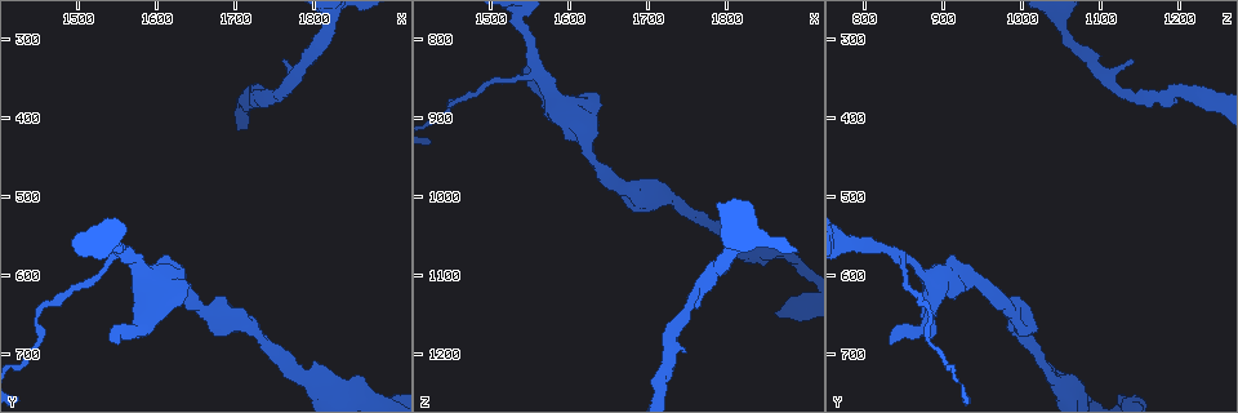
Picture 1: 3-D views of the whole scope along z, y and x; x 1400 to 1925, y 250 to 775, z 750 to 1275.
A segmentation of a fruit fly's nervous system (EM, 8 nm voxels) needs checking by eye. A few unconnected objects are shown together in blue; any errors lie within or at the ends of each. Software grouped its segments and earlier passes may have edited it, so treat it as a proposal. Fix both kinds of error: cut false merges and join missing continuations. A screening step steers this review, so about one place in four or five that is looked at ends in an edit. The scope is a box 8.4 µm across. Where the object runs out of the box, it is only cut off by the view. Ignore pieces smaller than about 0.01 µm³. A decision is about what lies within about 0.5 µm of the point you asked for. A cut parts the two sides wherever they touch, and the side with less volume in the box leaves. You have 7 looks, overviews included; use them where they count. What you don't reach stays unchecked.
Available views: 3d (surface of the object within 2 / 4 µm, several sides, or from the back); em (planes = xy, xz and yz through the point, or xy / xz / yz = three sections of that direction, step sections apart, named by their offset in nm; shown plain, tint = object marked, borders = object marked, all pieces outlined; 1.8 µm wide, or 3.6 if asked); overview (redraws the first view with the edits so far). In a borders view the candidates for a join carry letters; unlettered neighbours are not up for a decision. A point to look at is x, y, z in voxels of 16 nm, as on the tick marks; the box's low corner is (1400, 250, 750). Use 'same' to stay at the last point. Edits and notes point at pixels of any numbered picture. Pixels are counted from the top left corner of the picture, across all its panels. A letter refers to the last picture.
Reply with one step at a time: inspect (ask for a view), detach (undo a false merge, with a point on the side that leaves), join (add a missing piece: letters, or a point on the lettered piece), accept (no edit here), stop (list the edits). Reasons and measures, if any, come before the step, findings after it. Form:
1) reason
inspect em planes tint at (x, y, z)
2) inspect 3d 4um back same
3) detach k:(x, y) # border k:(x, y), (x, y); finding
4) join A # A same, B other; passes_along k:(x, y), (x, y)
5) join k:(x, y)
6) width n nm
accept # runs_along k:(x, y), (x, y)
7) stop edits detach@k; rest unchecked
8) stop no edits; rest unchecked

inspect em xz step 8 tint at (1560, 580, 850)

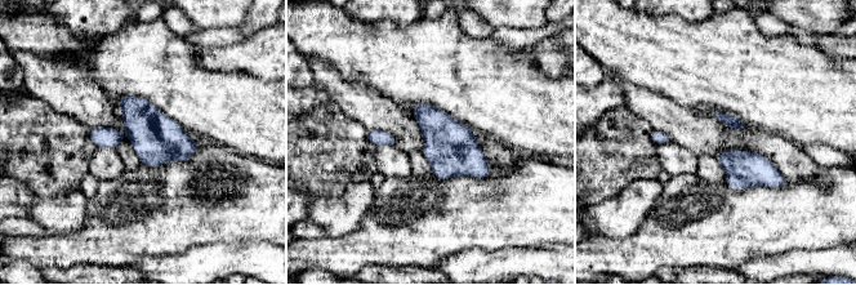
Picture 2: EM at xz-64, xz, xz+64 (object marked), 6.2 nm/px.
cut it another way
inspect em yz step 8 borders same

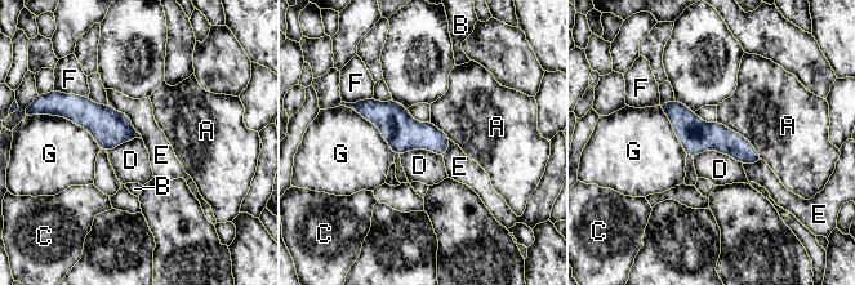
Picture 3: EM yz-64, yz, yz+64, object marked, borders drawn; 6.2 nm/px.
width 190 nm
detach 3:(124, 117) # A other, B other, C other, D other, E other, F other, G other; a second neuron is stuck on

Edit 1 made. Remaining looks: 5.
free end
inspect 3d 2um back at (1550, 685, 830)

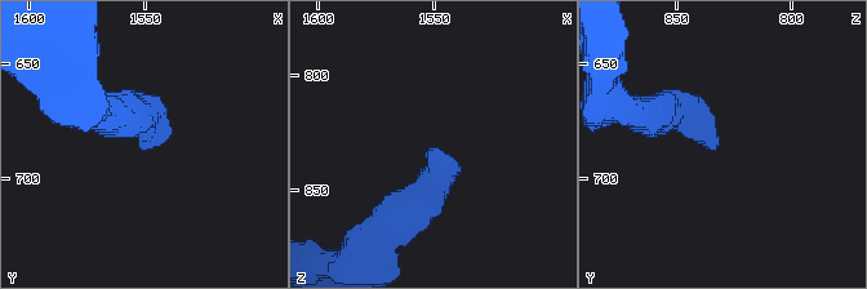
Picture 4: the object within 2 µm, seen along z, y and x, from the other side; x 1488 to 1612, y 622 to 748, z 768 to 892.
shape alone is not enough
inspect em planes borders at (1548, 686, 831)

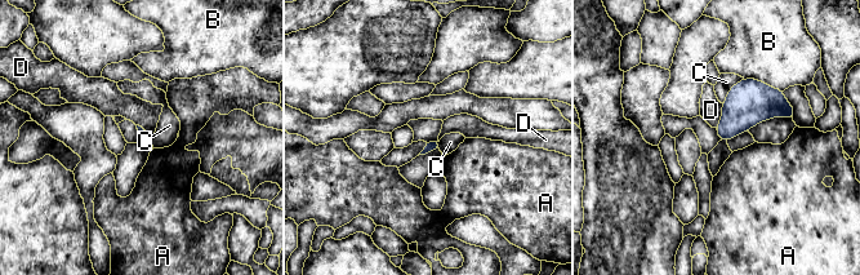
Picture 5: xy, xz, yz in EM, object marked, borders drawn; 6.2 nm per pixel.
accept # A other, B other, C other, D other; border 5:(722, 103), (722, 115), (716, 128); no lettered piece goes on from it

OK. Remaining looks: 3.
branch point
inspect 3d 4um at (1695, 655, 995)

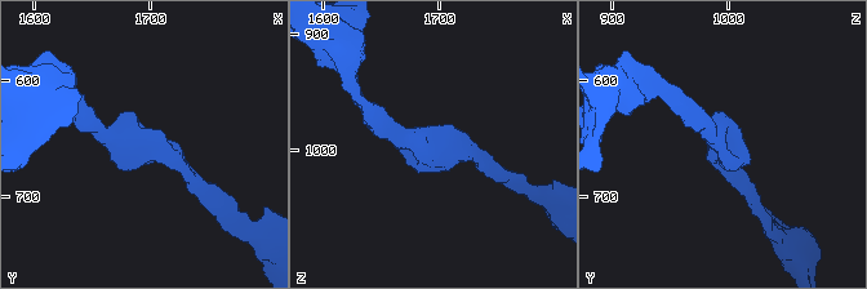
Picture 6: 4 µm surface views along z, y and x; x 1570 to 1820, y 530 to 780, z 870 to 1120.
inspect em xy step 4 tint at (1696, 654, 992)

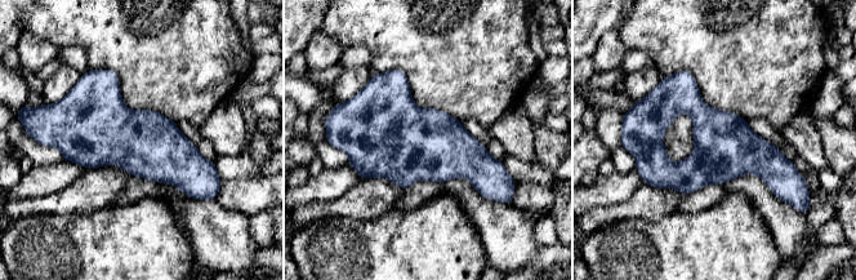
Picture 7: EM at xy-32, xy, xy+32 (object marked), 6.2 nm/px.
inspect em xz step 8 borders same

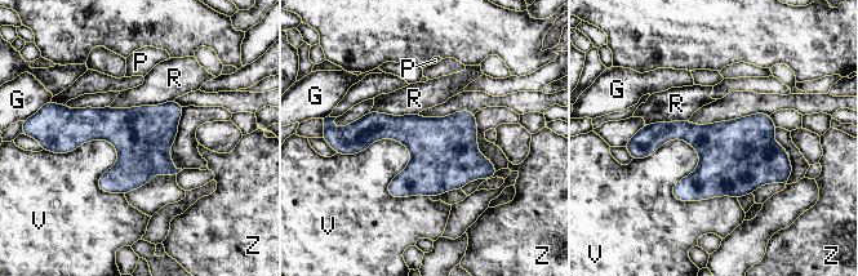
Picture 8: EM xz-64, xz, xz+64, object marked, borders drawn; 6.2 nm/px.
width 380 nm
accept # G other, P other, R other, V other, Z other; border 8:(632, 157), (737, 199); one neuron here

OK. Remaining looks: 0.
stop edits detach@3; rest unchecked

